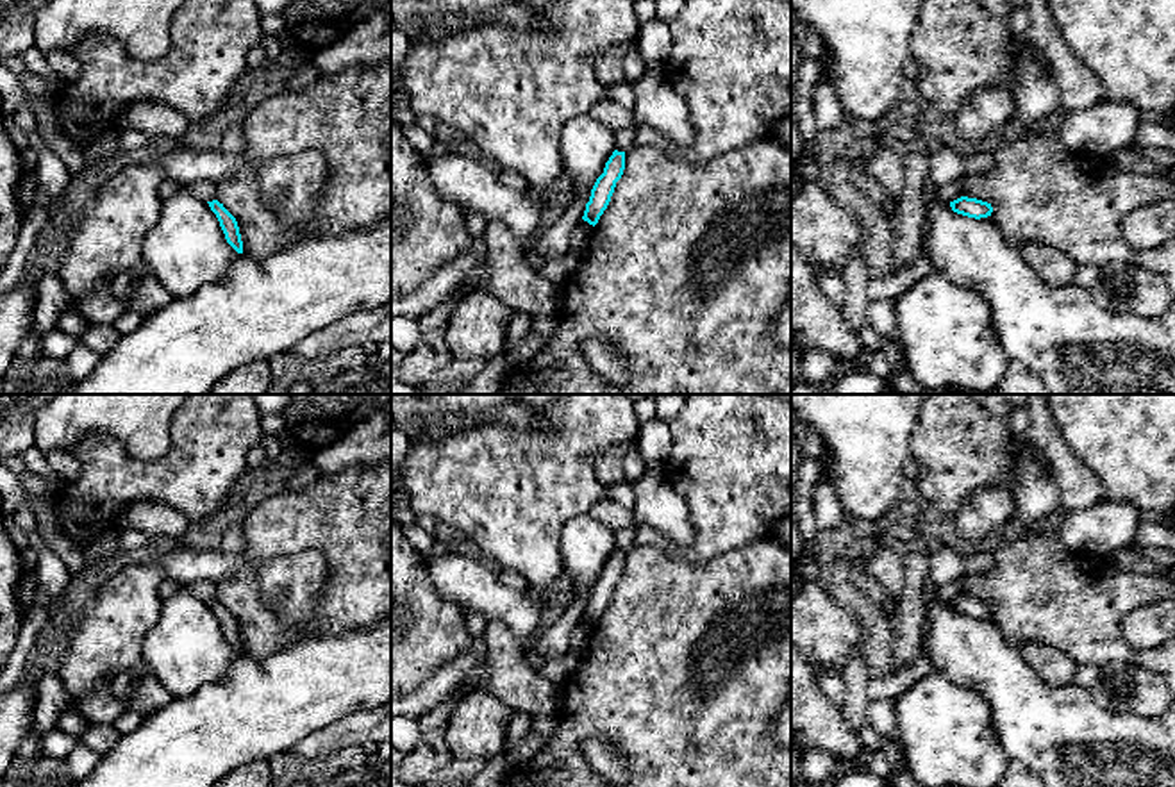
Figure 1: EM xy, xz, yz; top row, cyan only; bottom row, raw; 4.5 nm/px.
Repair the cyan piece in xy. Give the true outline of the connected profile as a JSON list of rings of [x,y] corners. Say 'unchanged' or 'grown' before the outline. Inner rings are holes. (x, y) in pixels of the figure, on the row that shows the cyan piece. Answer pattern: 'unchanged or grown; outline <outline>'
unchanged; outline [[[218,200],[207,202],[207,203],[209,203],[211,211],[216,214],[227,243],[238,253],[243,253],[243,241],[241,241],[241,234],[239,234],[236,218]]]

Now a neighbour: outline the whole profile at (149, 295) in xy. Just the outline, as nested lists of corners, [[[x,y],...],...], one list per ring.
[[[134,275],[127,309],[132,309],[145,318],[171,302],[171,293],[155,277]]]

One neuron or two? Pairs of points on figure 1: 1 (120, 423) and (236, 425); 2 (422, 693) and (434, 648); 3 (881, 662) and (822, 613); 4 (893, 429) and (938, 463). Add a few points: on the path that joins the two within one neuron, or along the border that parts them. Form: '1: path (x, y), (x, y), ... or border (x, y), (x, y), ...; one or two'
1: border (175, 413), (170, 423), (170, 448), (150, 461); two
2: border (459, 655), (440, 666), (409, 695); two
3: border (845, 607), (863, 629), (863, 648); two
4: border (920, 413), (909, 455); two

